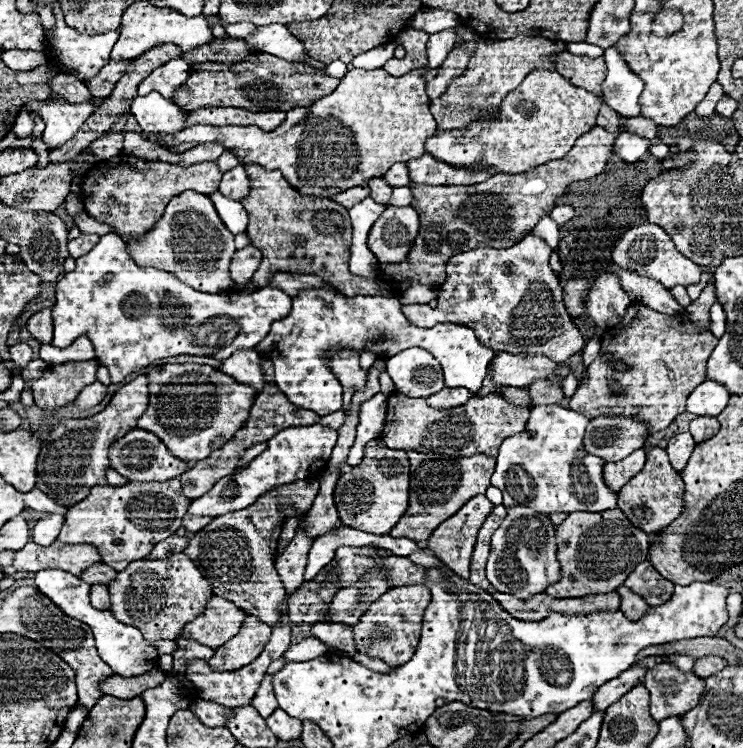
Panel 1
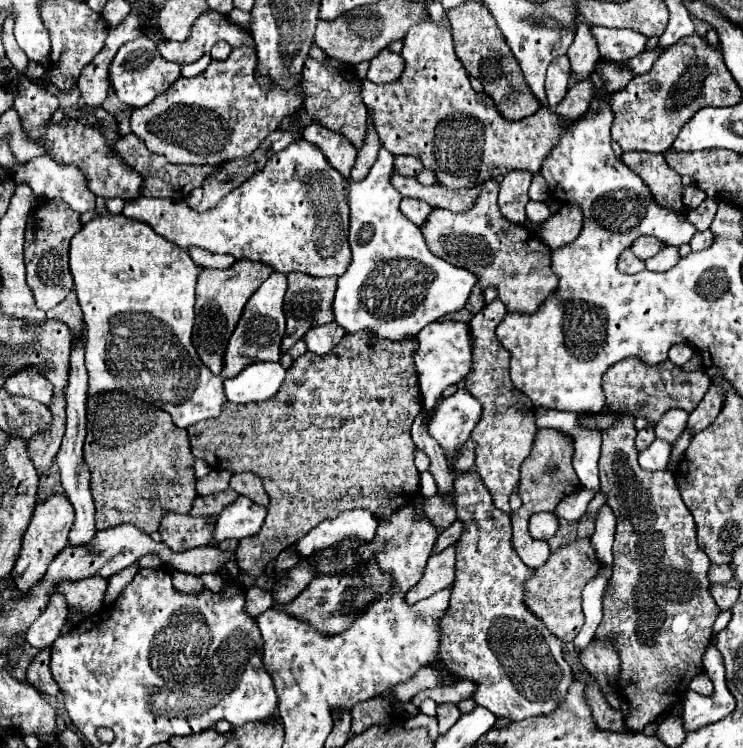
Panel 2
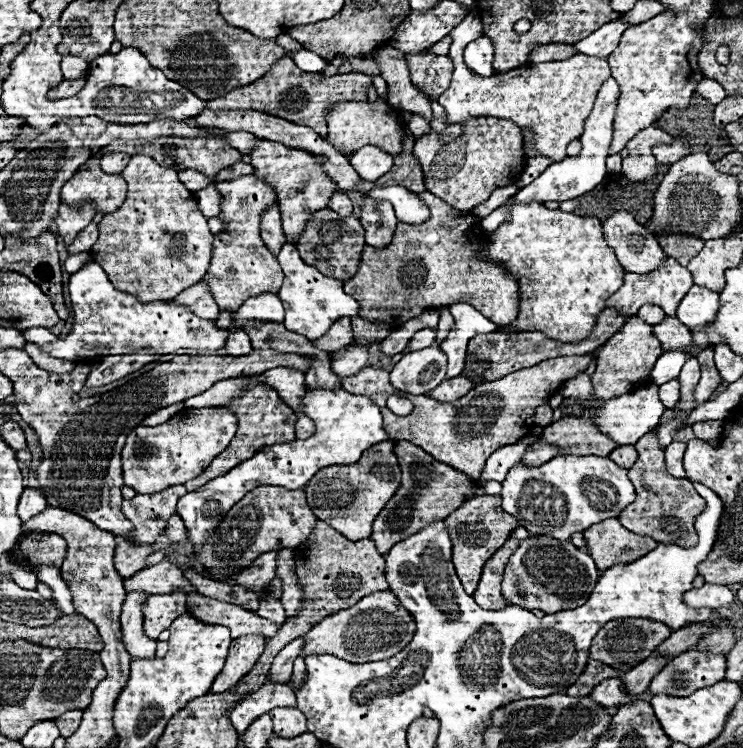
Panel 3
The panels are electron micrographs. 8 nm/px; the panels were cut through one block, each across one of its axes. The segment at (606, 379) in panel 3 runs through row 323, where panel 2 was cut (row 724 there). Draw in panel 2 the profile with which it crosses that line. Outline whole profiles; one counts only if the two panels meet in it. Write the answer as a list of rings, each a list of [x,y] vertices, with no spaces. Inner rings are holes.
[[[624,414],[612,428],[608,428],[606,432],[602,432],[602,456],[600,456],[600,490],[608,496],[608,506],[612,508],[618,524],[616,524],[616,538],[614,538],[614,546],[612,546],[612,552],[614,552],[614,564],[612,564],[612,578],[608,582],[608,588],[606,588],[606,594],[604,594],[604,618],[596,630],[596,638],[610,638],[620,654],[620,688],[622,692],[628,696],[630,704],[632,704],[632,714],[626,718],[626,726],[632,728],[632,732],[638,732],[642,730],[652,718],[668,712],[674,704],[678,704],[690,684],[690,680],[702,672],[702,664],[700,664],[700,658],[704,654],[704,650],[708,648],[708,644],[712,642],[712,624],[714,620],[718,618],[720,614],[720,608],[718,604],[712,600],[710,596],[710,580],[708,580],[708,568],[712,566],[712,562],[708,560],[708,556],[700,550],[698,542],[696,542],[696,526],[694,526],[694,518],[690,514],[690,510],[682,504],[682,496],[680,496],[680,490],[676,488],[676,480],[672,476],[672,472],[664,470],[664,472],[646,472],[638,466],[638,450],[634,446],[634,438],[636,438],[636,428],[634,428],[634,418],[630,414]]]

